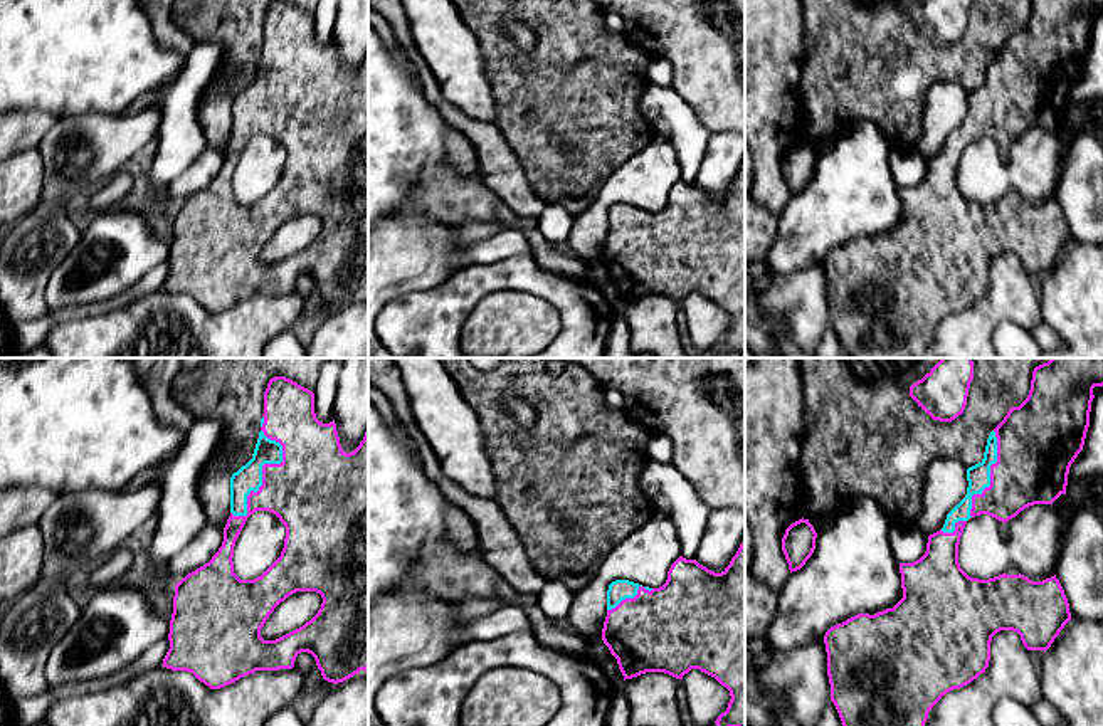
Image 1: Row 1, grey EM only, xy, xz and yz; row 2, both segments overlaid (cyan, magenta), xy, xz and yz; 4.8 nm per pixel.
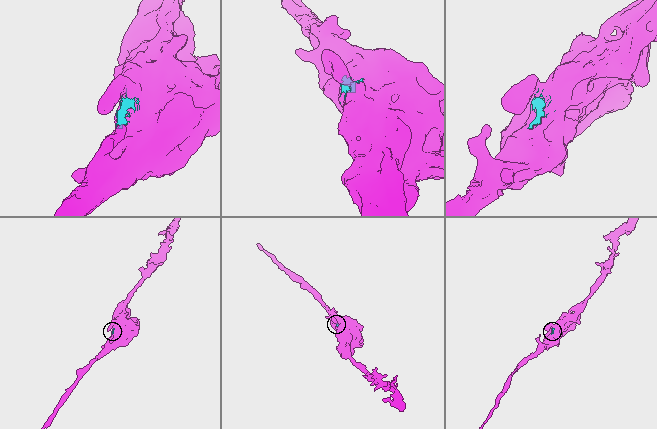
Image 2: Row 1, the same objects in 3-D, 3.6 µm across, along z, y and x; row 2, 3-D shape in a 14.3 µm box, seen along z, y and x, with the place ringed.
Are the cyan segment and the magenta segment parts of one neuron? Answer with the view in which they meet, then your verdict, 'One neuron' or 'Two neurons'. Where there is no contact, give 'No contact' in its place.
Touches cyan in xy. One neuron

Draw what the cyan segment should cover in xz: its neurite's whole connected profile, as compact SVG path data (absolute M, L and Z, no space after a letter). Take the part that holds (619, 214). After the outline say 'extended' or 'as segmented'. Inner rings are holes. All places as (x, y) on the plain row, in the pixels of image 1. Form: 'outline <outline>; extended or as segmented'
outline M745 163L721 197L679 180L659 212L612 205L602 264L617 282L624 304L646 296L683 302L691 292L715 301L731 319L726 334L715 345L718 353L745 353Z; extended

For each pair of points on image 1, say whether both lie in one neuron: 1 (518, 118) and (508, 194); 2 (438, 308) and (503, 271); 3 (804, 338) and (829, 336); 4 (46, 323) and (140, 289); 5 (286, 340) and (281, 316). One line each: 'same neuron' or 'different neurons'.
1: different neurons
2: same neuron
3: different neurons
4: same neuron
5: different neurons

